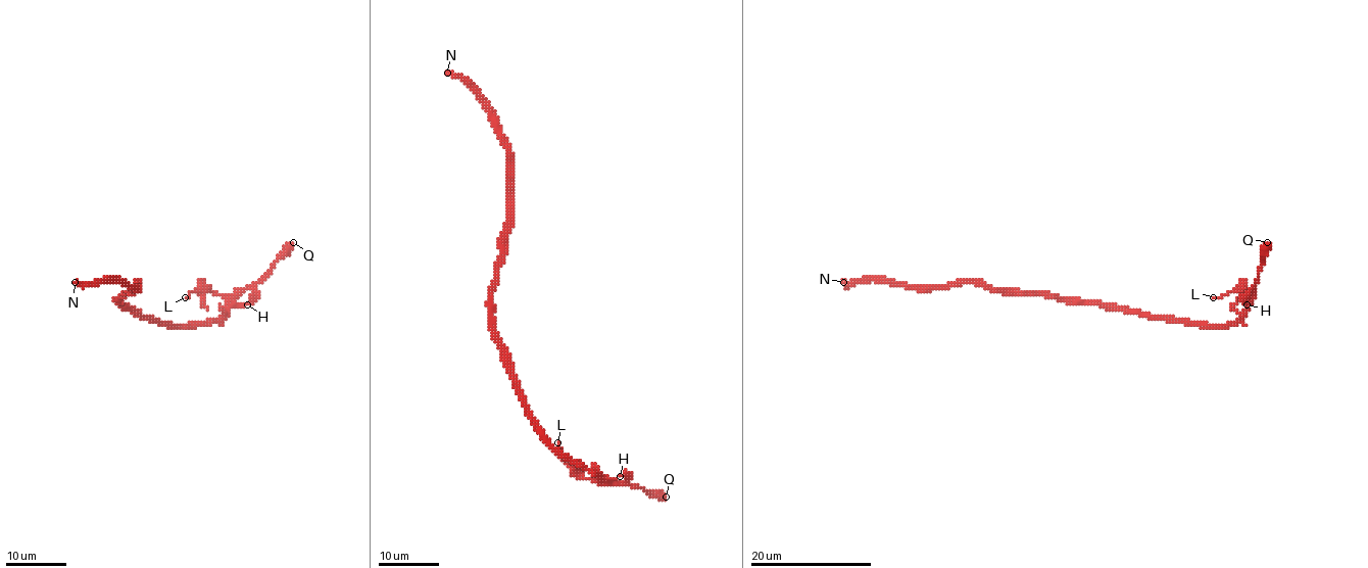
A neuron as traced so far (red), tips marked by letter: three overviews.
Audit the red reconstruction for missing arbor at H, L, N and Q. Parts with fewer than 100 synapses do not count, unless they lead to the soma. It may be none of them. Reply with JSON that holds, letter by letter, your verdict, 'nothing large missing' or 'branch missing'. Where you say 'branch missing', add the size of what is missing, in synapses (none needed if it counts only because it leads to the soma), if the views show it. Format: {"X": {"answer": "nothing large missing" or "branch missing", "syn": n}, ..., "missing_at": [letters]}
{"H": {"answer": "nothing large missing"}, "L": {"answer": "nothing large missing"}, "N": {"answer": "branch missing"}, "Q": {"answer": "nothing large missing"}, "missing_at": ["N"]}

